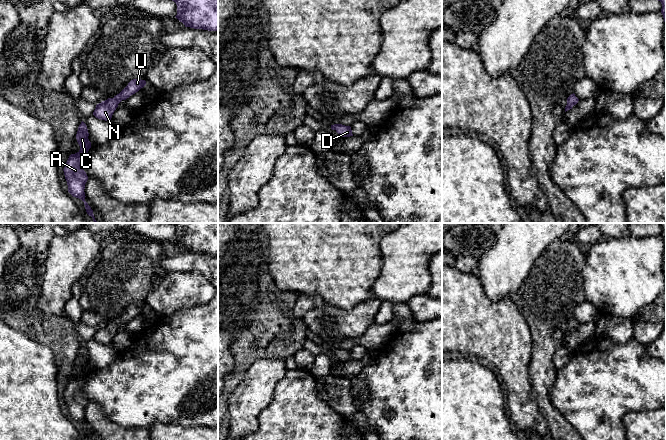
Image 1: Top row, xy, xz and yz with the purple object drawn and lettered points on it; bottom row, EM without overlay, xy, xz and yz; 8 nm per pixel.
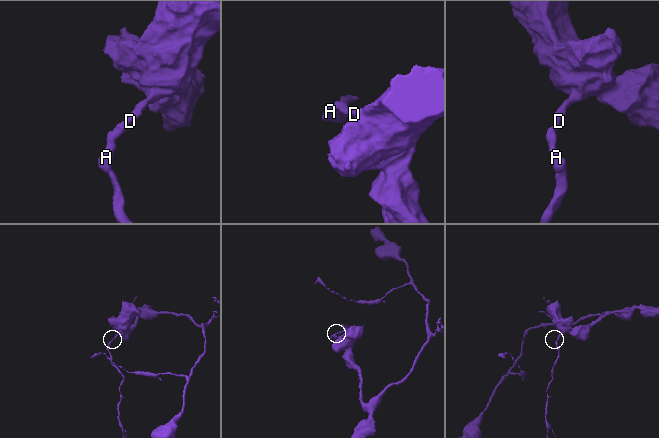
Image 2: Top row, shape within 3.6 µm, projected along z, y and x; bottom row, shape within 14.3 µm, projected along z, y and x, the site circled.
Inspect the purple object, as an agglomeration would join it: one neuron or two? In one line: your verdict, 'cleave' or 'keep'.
keep

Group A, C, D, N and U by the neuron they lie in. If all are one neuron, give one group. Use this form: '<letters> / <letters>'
A C D N U

